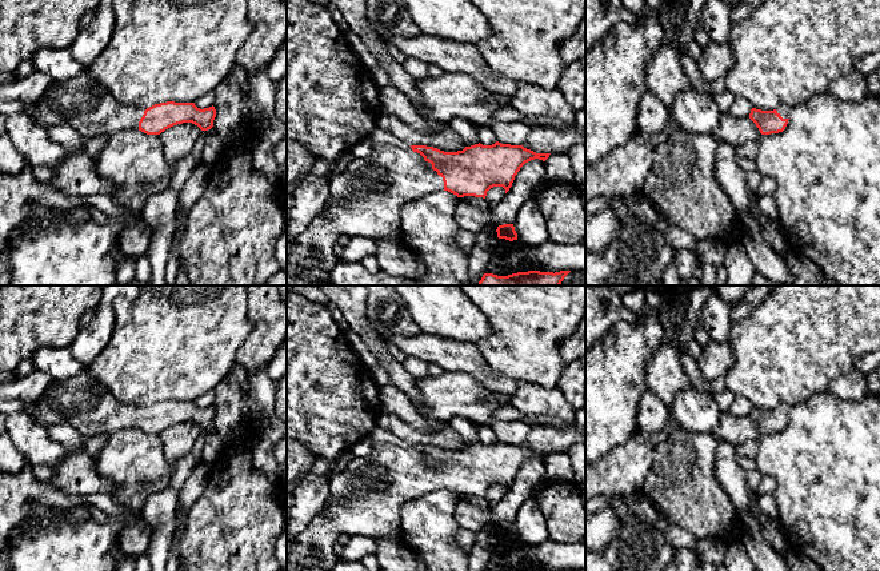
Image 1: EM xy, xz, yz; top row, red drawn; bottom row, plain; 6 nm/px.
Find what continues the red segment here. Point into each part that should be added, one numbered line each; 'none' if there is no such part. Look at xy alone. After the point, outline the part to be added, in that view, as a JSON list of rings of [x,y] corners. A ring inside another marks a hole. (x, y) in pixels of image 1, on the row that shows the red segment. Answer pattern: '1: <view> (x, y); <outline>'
1: xy (82, 103); [[[85,68],[75,77],[51,81],[45,93],[36,103],[33,120],[43,128],[69,127],[85,139],[112,135],[124,129],[139,129],[139,121],[147,108],[127,107],[119,103]]]

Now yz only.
1: yz (784, 110); [[[784,104],[776,108],[777,113],[783,117],[783,119],[789,119],[789,111],[791,107]]]

